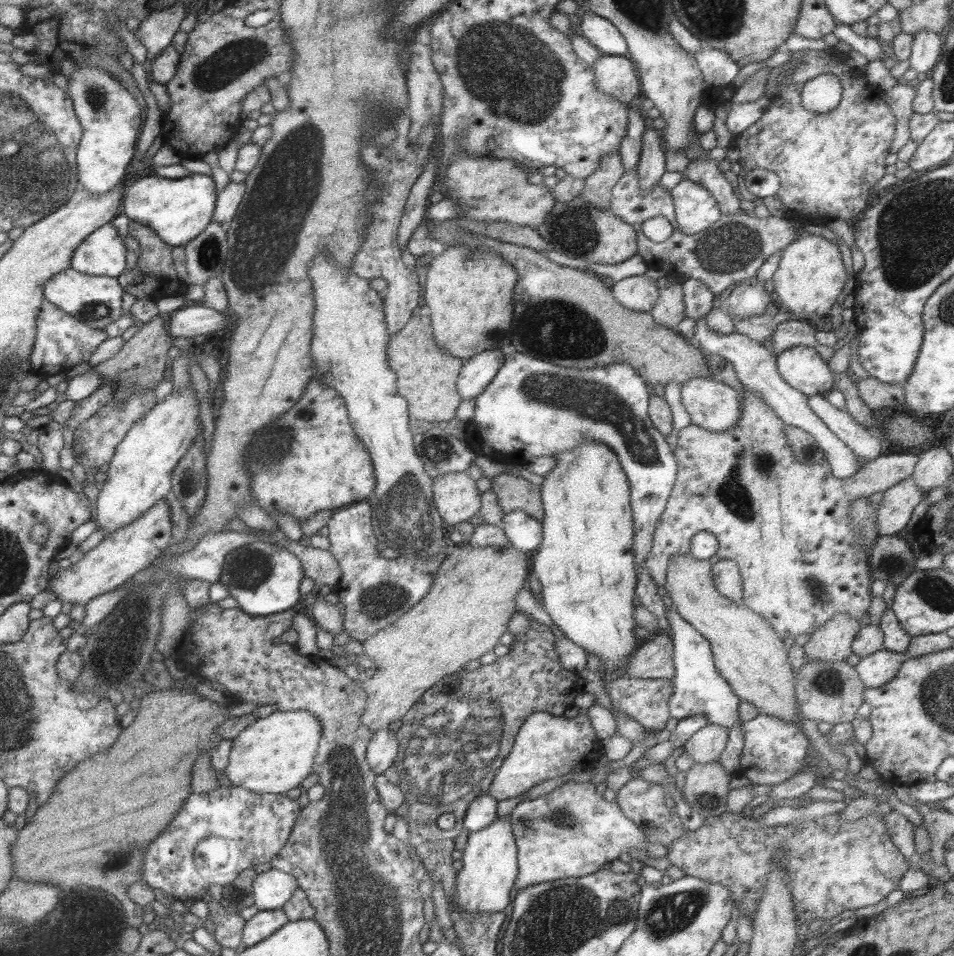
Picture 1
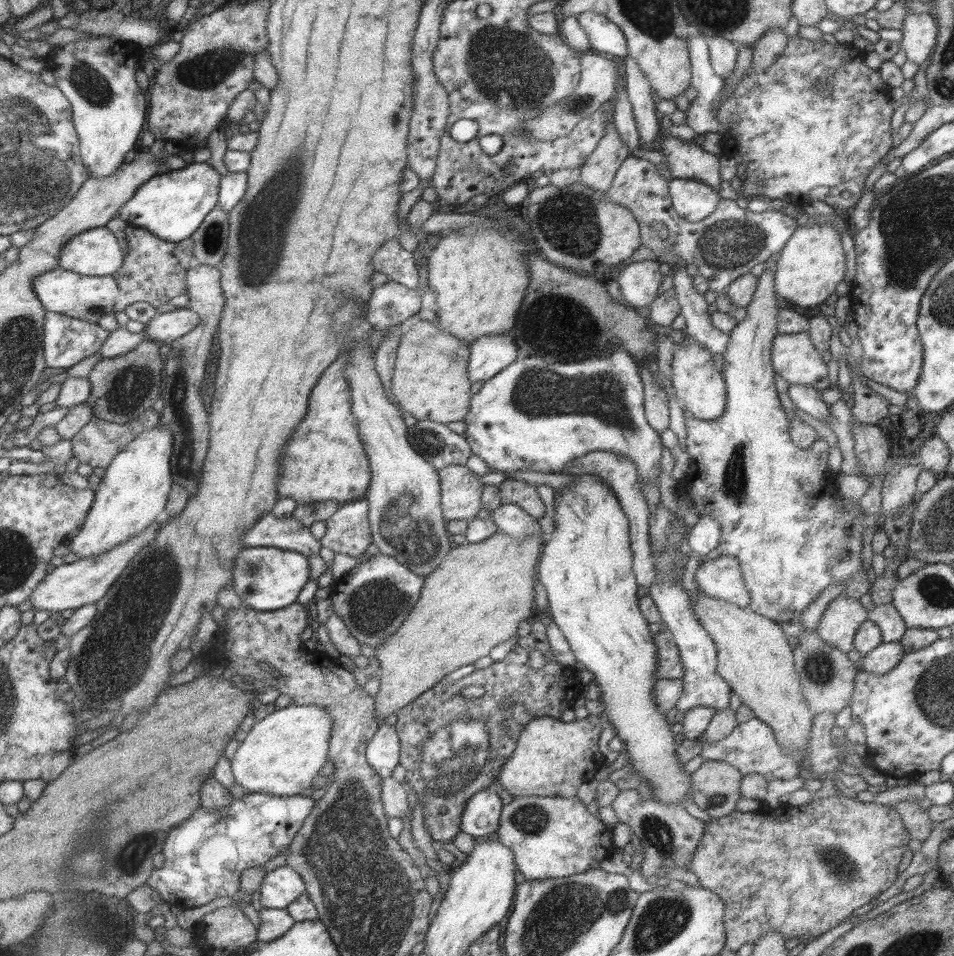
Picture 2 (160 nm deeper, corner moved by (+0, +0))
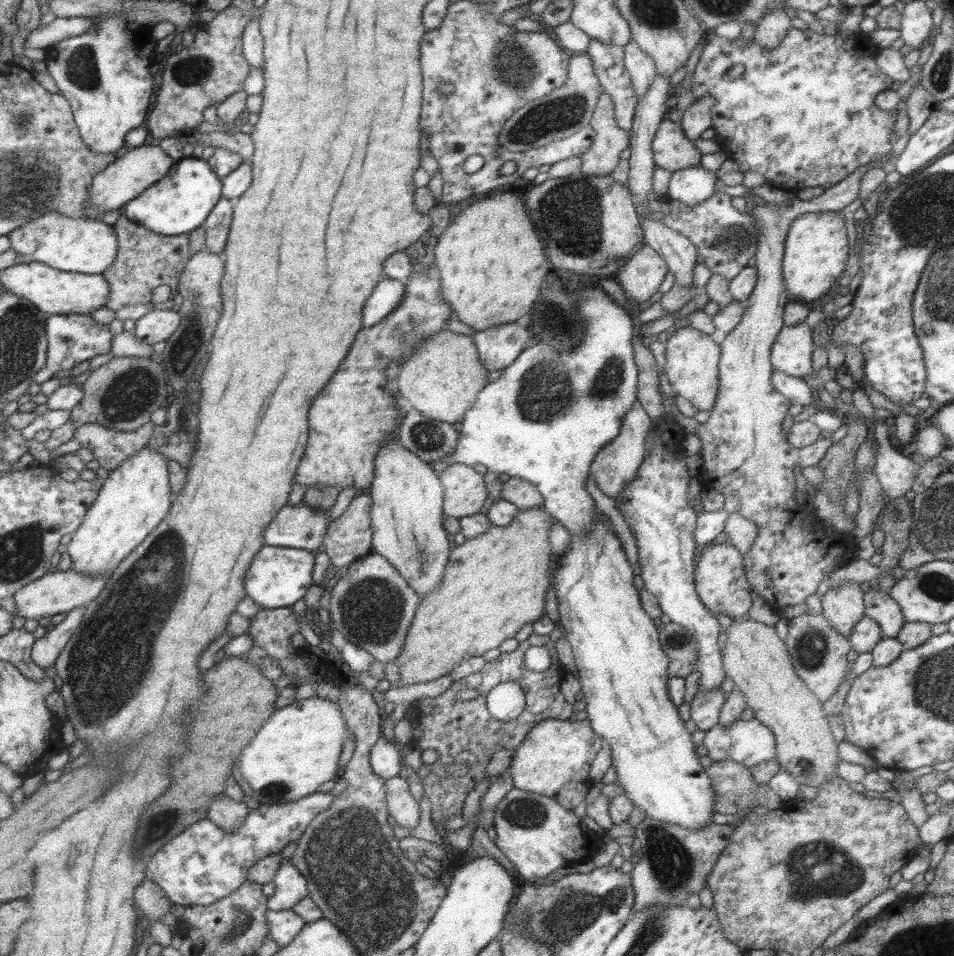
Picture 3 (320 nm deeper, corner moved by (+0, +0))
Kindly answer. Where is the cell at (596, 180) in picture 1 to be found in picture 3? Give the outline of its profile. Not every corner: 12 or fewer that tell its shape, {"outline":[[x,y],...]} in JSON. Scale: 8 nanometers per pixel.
{"outline":[[598,94],[589,126],[580,156],[586,175],[609,175],[629,146],[608,94]]}

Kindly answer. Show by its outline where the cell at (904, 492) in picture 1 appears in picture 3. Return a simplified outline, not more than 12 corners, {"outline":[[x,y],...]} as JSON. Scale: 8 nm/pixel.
{"outline":[[884,423],[871,425],[873,467],[887,498],[904,496],[920,466],[891,447]]}

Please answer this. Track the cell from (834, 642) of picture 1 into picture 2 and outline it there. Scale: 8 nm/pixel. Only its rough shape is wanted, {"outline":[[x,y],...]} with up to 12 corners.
{"outline":[[858,599],[829,601],[816,631],[826,645],[847,653],[865,619]]}

